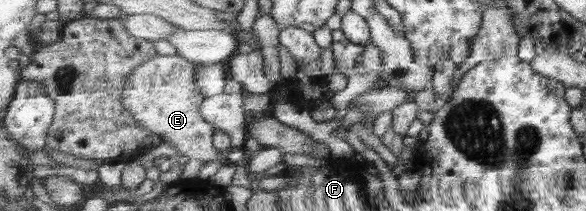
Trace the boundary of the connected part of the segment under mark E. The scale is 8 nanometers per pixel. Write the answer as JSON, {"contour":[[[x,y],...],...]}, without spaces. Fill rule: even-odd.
{"contour":[[[157,55],[147,62],[141,63],[126,78],[125,88],[122,90],[123,107],[133,113],[133,118],[148,128],[153,135],[160,136],[168,144],[172,144],[177,154],[193,160],[204,160],[206,163],[221,161],[221,150],[214,145],[217,128],[205,120],[201,114],[201,104],[206,99],[201,87],[196,83],[196,64],[181,55]]]}

